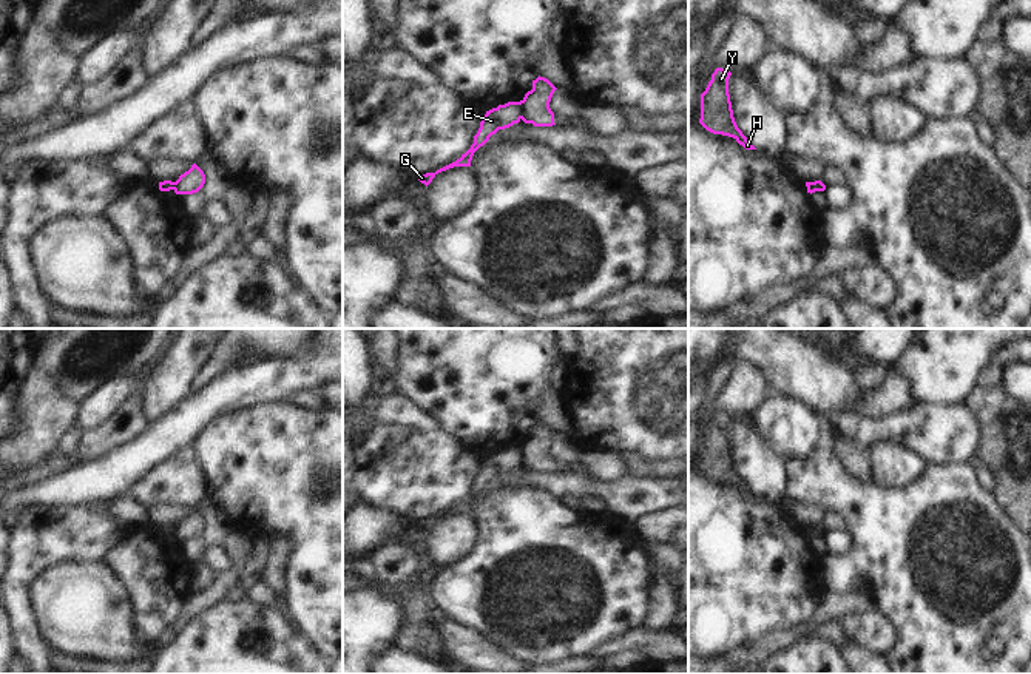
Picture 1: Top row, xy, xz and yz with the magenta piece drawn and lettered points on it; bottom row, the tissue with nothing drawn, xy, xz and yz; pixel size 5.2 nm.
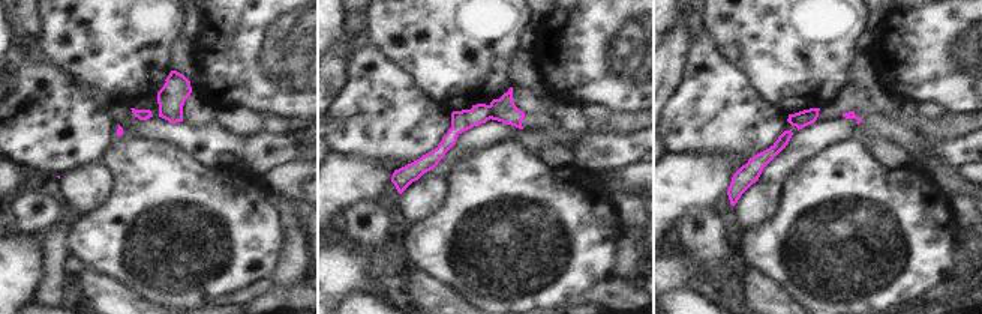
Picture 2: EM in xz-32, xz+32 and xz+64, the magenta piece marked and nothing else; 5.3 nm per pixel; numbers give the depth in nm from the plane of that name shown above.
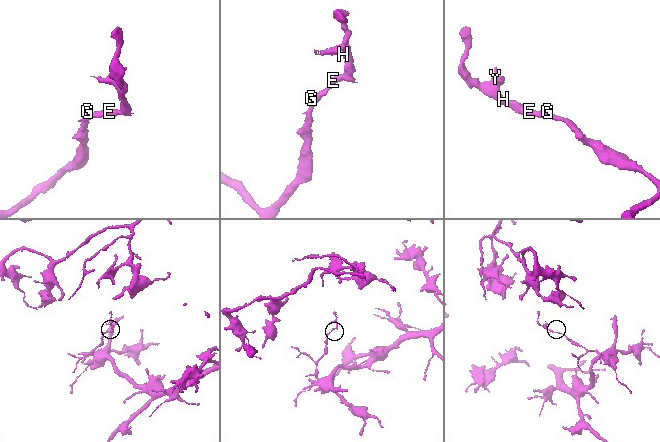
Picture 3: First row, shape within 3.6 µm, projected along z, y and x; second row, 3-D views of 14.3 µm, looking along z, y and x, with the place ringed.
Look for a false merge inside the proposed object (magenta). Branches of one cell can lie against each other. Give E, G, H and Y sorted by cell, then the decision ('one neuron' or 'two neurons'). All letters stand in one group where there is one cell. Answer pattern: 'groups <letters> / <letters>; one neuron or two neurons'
groups E G / H Y; two neurons

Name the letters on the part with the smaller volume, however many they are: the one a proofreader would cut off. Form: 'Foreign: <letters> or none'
Foreign: H, Y.

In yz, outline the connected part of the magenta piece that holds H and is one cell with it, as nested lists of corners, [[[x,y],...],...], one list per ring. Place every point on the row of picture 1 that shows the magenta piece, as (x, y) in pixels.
[[[716,68],[712,74],[712,80],[701,94],[699,123],[713,134],[733,137],[745,150],[756,150],[735,122],[728,94],[730,76],[732,72],[722,68]]]

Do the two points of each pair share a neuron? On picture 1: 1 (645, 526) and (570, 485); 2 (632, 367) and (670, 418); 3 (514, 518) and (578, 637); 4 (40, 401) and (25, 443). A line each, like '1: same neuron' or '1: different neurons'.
1: different neurons
2: same neuron
3: same neuron
4: same neuron

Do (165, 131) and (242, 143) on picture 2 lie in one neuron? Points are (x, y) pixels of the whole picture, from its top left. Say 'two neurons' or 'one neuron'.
one neuron

